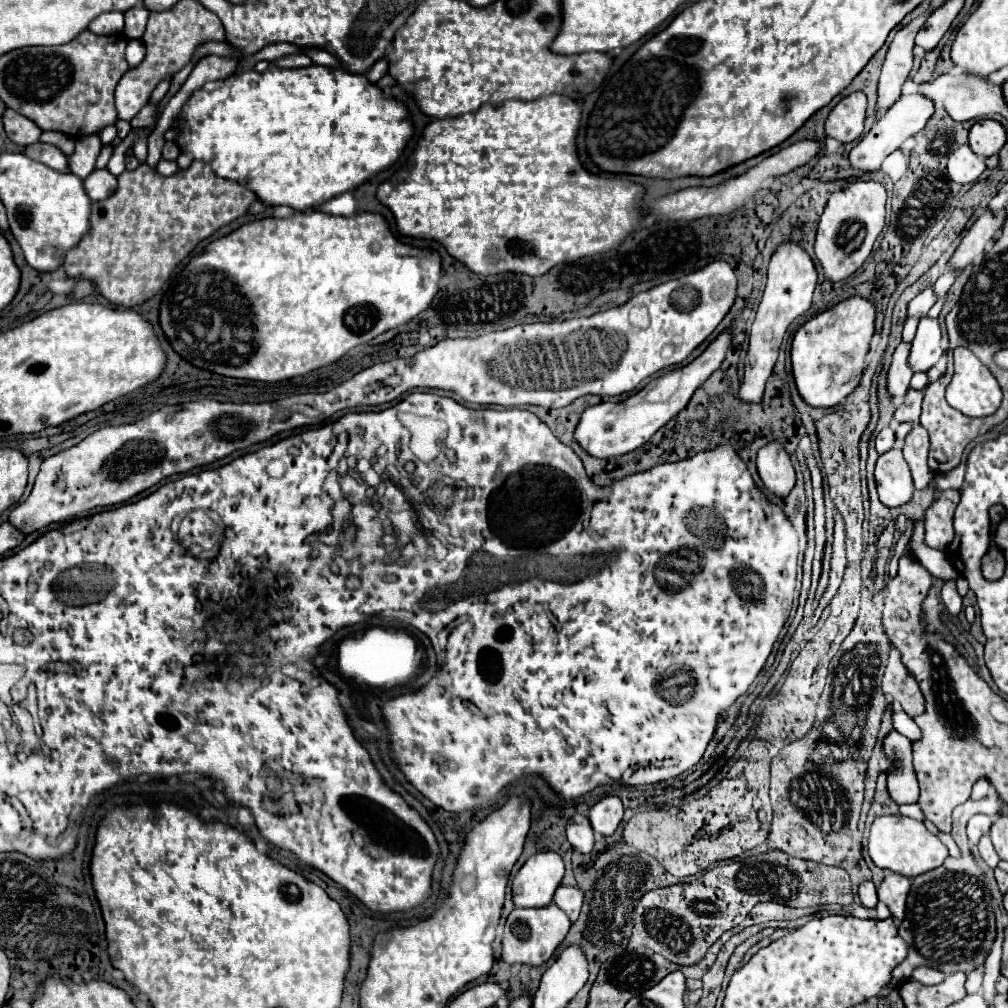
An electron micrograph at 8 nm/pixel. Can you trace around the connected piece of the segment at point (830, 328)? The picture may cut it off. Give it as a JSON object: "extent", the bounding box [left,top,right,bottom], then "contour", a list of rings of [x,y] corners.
{"extent":[792,298,874,408],"contour":[[[848,298],[814,316],[798,328],[792,340],[792,376],[802,400],[812,408],[836,408],[860,382],[864,358],[874,334],[874,306],[860,298]]]}

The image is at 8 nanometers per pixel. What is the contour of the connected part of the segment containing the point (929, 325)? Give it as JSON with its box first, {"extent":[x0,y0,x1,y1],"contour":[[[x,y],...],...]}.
{"extent":[910,318,942,372],"contour":[[[922,318],[916,330],[916,336],[912,340],[910,348],[910,368],[914,372],[926,372],[930,370],[942,356],[942,346],[940,346],[940,326],[936,318]]]}

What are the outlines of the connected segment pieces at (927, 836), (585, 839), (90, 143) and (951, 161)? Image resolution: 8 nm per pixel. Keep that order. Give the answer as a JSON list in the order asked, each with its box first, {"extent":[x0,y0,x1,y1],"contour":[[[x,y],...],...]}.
[{"extent":[868,814,948,878],"contour":[[[892,814],[880,816],[872,822],[868,838],[868,854],[878,868],[888,868],[902,876],[914,878],[918,874],[938,868],[946,860],[948,848],[932,832],[928,832],[920,820],[906,818],[902,814]]]},{"extent":[566,814,594,854],"contour":[[[574,814],[566,826],[566,834],[568,834],[568,842],[572,844],[572,848],[580,850],[582,854],[588,854],[594,846],[594,830],[590,826],[590,820],[582,814]]]},{"extent":[68,136,102,178],"contour":[[[80,136],[76,140],[76,150],[70,156],[70,168],[68,170],[80,178],[86,178],[94,170],[94,164],[98,160],[96,156],[100,150],[102,150],[100,136]]]},{"extent":[948,144,986,184],"contour":[[[966,144],[952,152],[948,158],[948,174],[958,184],[970,184],[978,180],[984,170],[986,170],[984,158],[976,156]]]}]

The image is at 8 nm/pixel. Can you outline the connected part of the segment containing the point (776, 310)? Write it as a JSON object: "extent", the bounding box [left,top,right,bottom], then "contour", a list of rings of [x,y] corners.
{"extent":[738,242,816,404],"contour":[[[794,242],[782,244],[772,254],[772,260],[768,266],[768,284],[766,284],[764,296],[758,304],[756,318],[752,322],[750,344],[748,344],[748,352],[744,358],[744,380],[742,380],[742,386],[738,392],[738,398],[742,402],[746,402],[746,404],[762,402],[766,382],[772,376],[772,368],[778,360],[778,350],[780,350],[782,338],[784,338],[788,326],[810,308],[814,286],[816,286],[816,268],[814,268],[810,256],[806,254],[806,250]]]}

